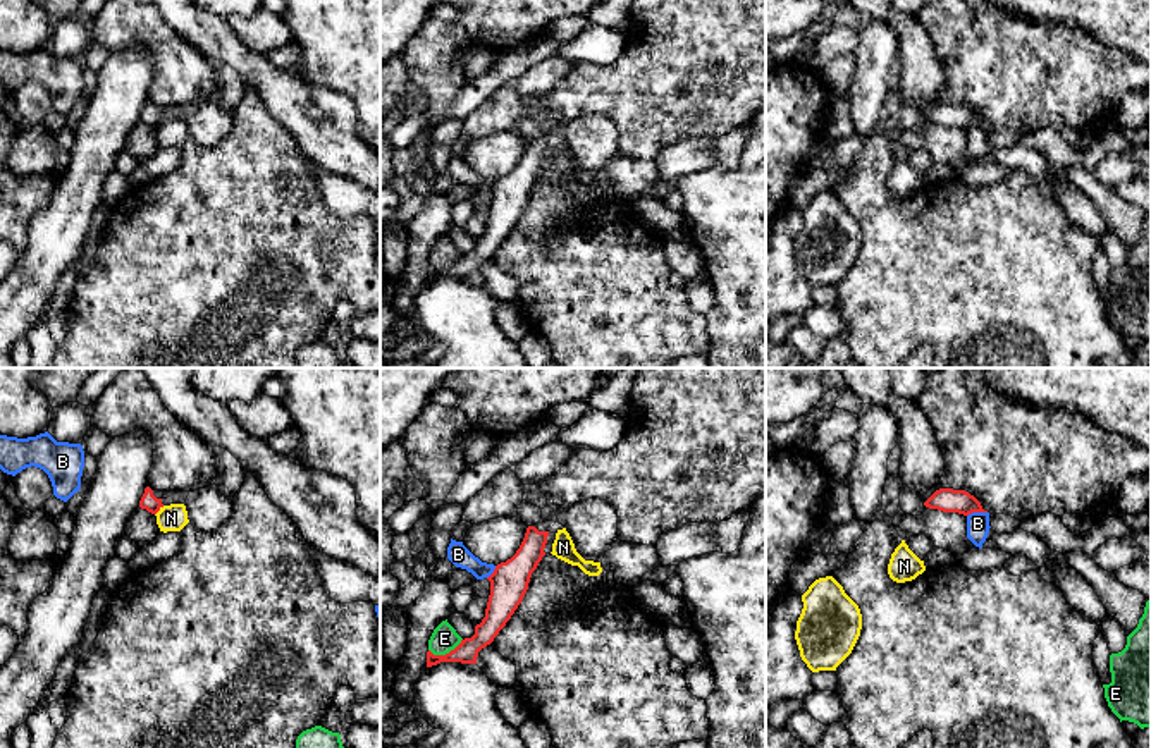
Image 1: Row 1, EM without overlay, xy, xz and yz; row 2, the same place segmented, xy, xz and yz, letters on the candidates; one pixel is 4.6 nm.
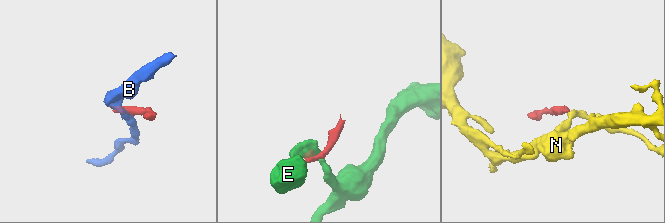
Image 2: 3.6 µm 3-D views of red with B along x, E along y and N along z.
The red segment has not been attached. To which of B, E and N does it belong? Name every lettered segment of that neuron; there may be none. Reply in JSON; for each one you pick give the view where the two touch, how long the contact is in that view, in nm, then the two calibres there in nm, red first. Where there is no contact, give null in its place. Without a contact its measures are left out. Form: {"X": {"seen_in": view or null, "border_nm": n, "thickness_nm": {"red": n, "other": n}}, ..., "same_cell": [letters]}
{"same_cell": []}

